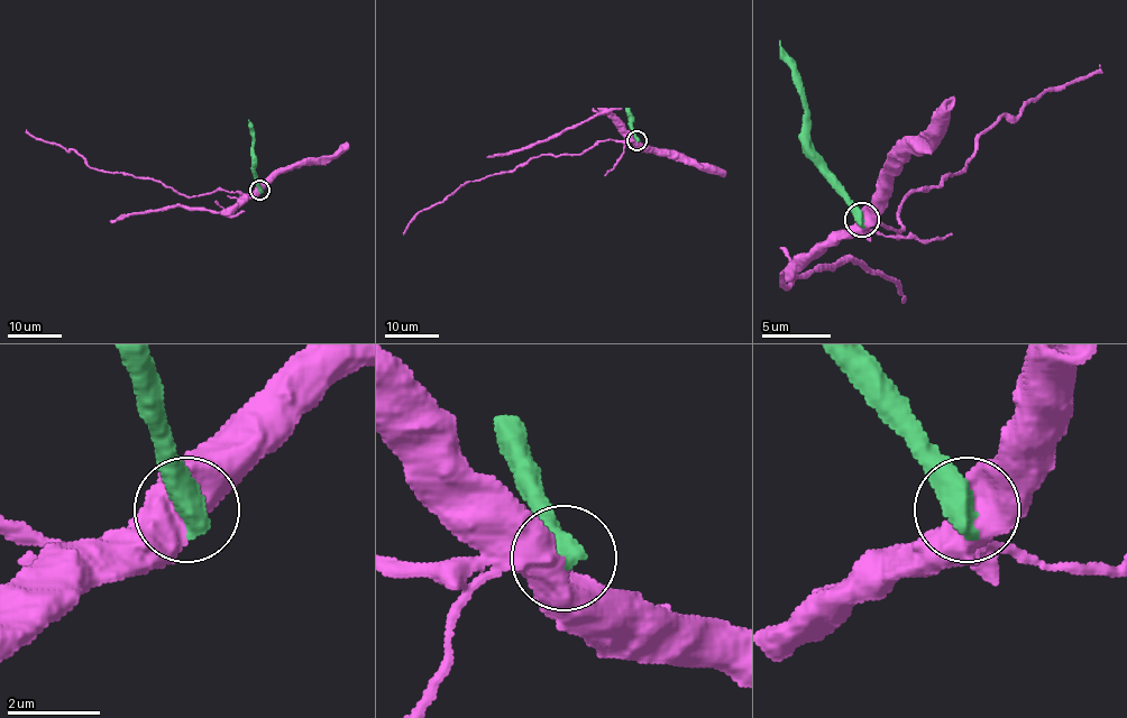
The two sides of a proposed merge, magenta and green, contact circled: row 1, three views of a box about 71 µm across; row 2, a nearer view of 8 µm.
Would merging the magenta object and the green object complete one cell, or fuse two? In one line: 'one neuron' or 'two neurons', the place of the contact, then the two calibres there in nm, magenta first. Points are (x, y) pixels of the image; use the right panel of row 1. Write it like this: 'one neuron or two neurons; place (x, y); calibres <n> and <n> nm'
two neurons; place (861, 219); calibres 600 and 600 nm

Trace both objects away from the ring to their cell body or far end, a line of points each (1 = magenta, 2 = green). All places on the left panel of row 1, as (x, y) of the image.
1: (258, 190), (249, 194), (217, 190), (185, 196), (159, 182), (91, 168), (73, 149), (45, 143), (26, 129)
2: (260, 190), (253, 162), (253, 129), (248, 120)

